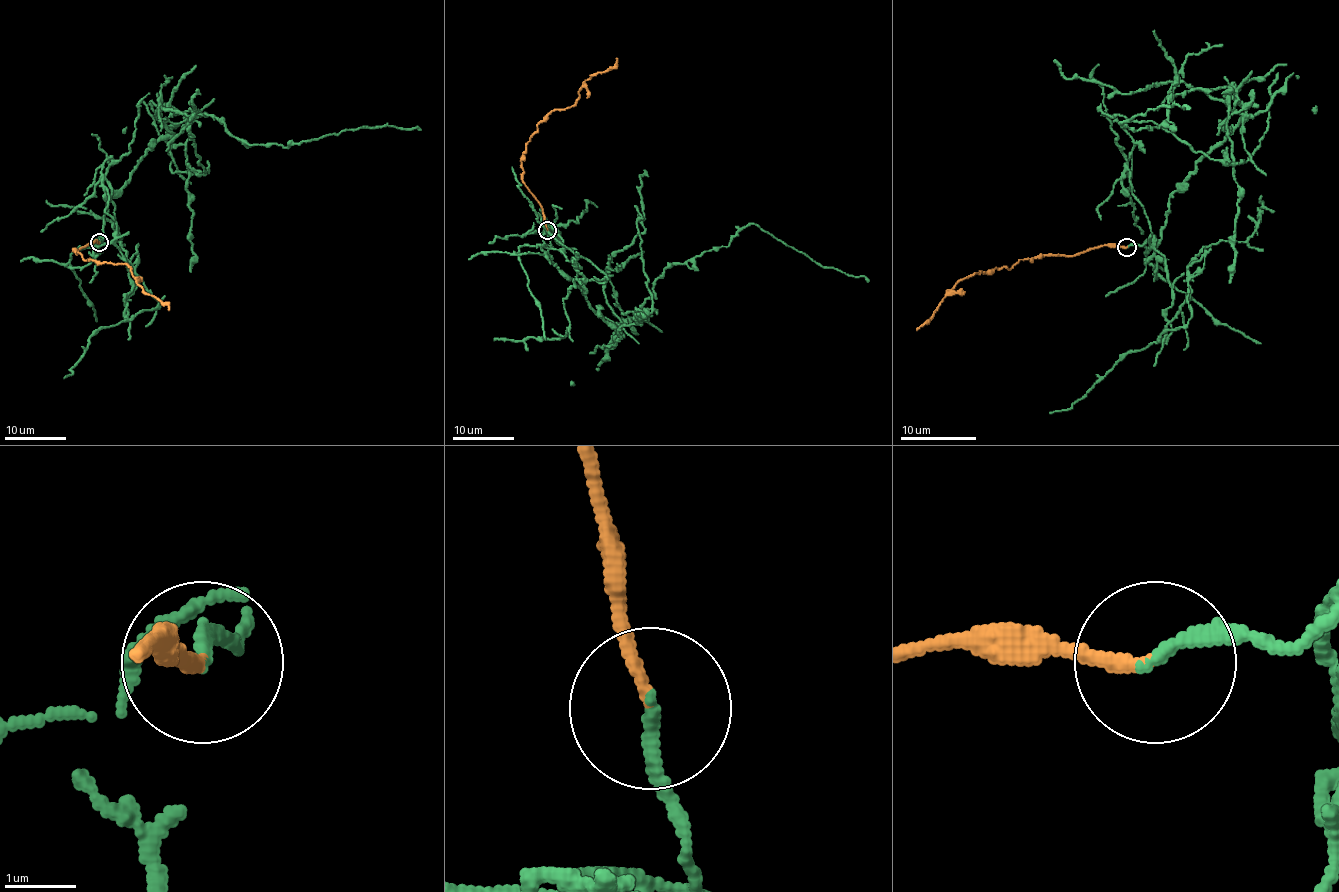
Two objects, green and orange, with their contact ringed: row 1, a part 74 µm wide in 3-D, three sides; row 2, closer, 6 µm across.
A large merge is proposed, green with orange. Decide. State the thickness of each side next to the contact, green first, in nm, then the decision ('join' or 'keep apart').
180/160 nm | keep apart

